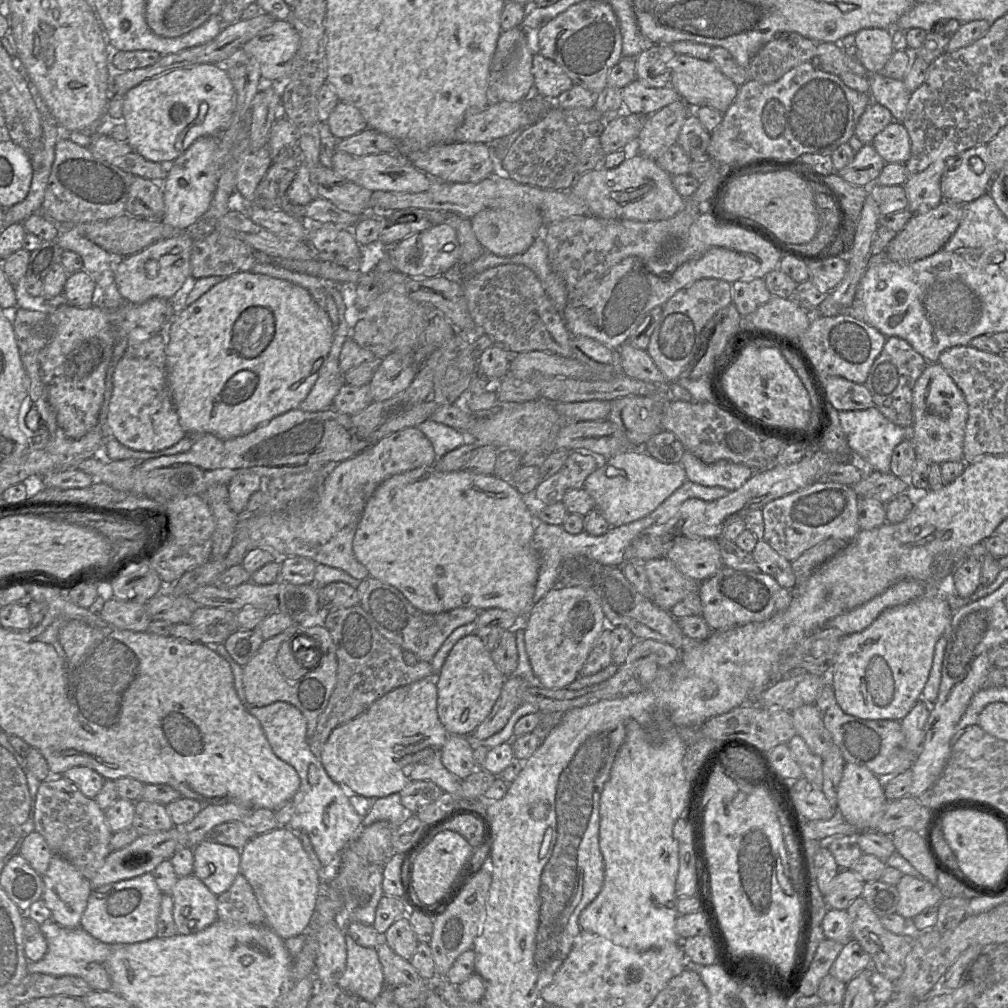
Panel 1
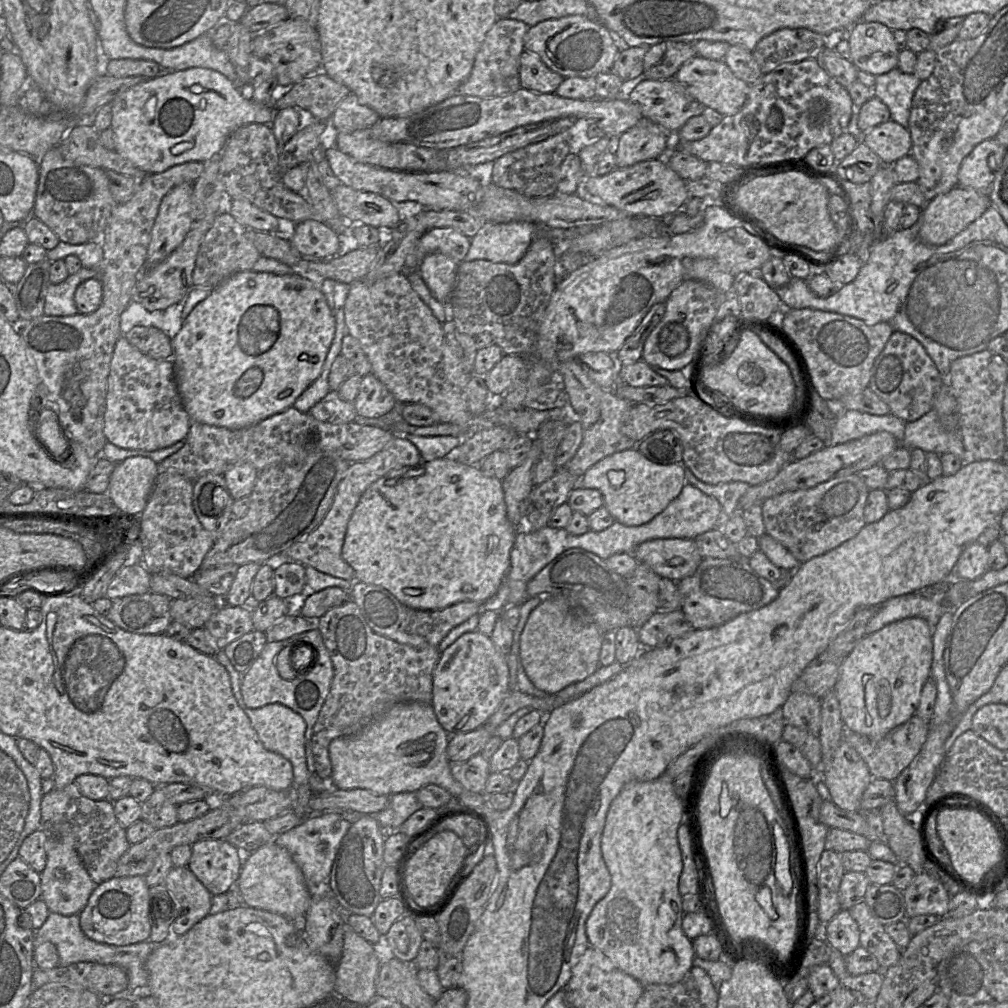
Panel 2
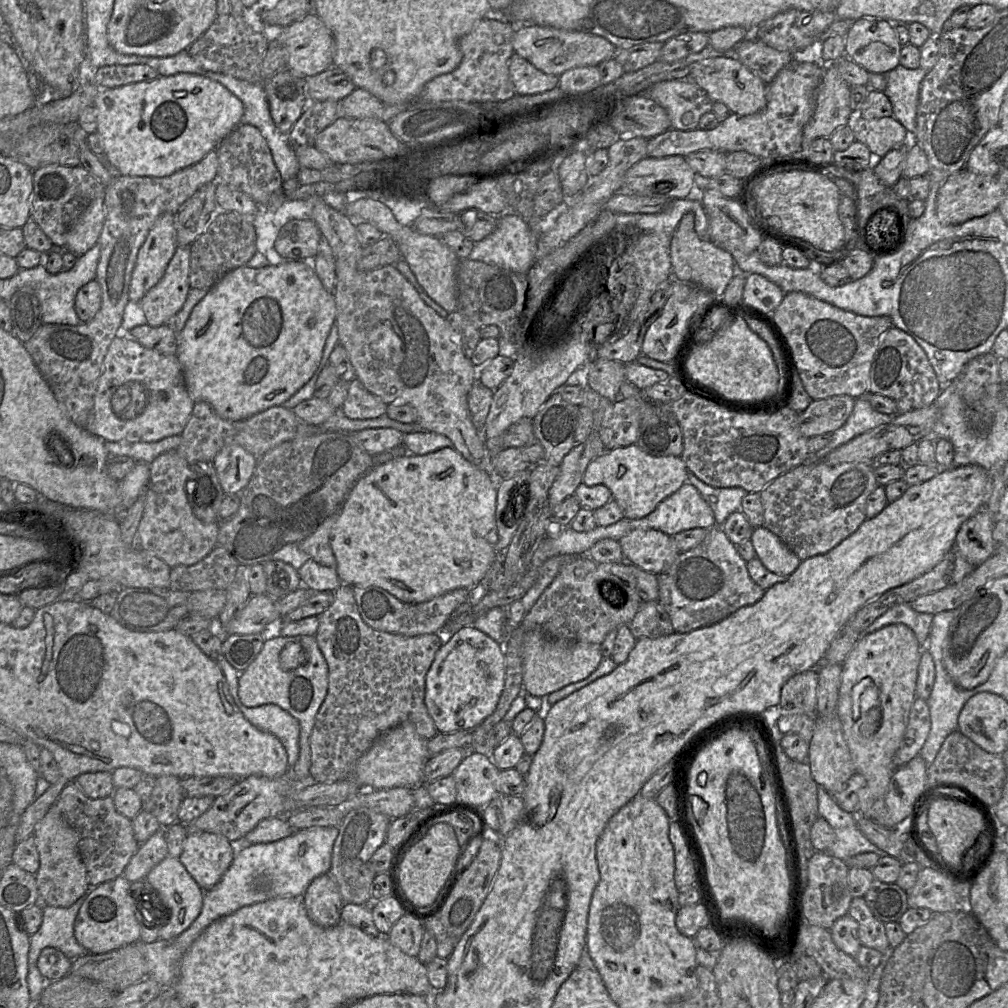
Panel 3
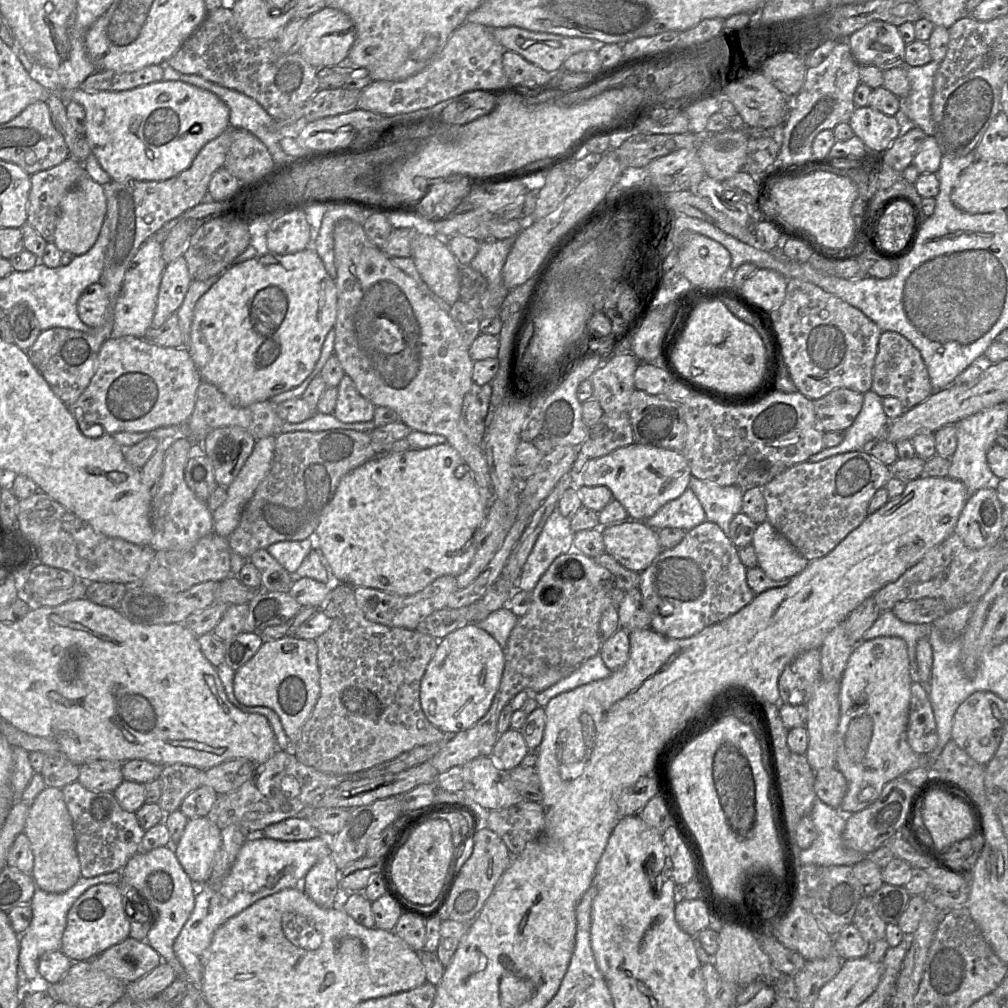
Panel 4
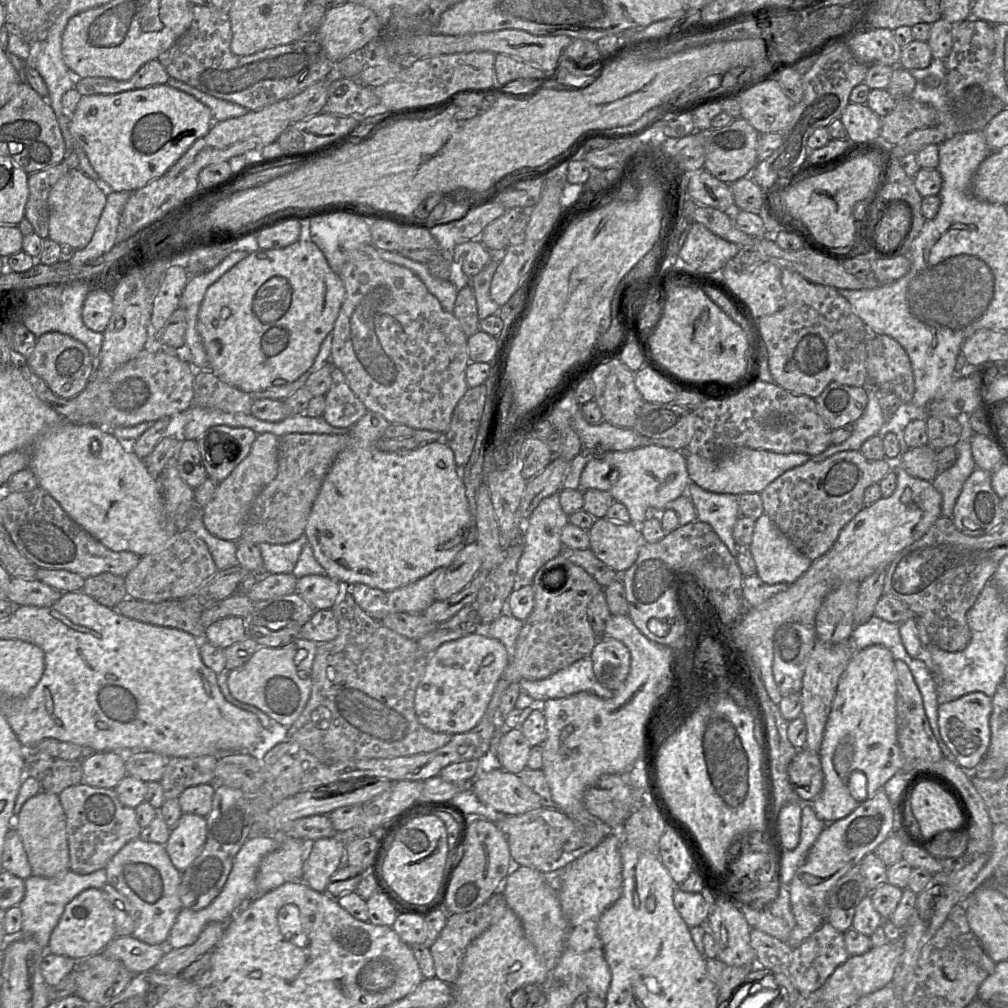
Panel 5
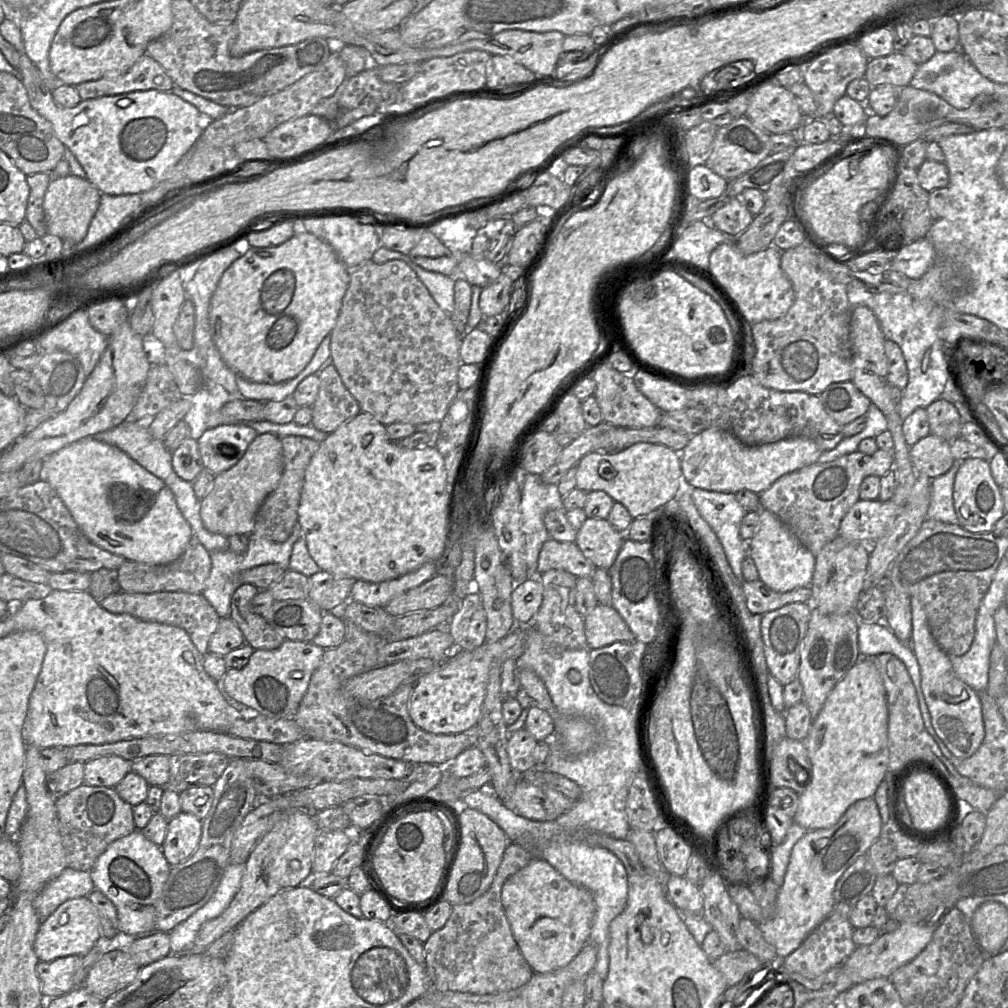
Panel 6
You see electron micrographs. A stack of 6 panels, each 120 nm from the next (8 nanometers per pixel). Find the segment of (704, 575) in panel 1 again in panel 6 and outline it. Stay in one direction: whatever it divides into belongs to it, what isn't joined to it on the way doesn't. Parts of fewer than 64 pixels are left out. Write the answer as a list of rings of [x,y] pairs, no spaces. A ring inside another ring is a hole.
[[[587,518],[577,530],[575,543],[597,568],[608,571],[615,562],[624,539],[625,535],[616,530],[607,519]]]

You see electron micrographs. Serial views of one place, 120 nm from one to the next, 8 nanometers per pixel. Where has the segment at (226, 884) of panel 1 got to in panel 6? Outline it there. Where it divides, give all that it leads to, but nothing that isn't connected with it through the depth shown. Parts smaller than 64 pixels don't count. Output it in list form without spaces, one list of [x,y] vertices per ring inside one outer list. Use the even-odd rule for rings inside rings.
[[[181,811],[168,821],[162,852],[171,866],[188,859],[196,850],[202,833],[202,820]]]

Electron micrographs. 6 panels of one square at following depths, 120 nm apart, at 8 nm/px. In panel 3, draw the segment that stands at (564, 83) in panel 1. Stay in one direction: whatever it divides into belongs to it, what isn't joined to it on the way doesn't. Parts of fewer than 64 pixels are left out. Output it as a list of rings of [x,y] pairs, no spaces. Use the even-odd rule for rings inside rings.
[[[514,53],[509,59],[509,73],[516,93],[538,94],[558,86],[559,77],[547,74]]]

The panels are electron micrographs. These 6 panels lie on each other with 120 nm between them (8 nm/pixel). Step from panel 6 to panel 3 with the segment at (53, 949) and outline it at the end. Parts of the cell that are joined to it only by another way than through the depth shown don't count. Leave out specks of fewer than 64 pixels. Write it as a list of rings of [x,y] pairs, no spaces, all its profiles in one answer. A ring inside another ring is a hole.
[[[122,875],[98,885],[85,898],[75,919],[74,934],[89,954],[104,954],[140,940],[137,903],[130,887],[131,883]]]

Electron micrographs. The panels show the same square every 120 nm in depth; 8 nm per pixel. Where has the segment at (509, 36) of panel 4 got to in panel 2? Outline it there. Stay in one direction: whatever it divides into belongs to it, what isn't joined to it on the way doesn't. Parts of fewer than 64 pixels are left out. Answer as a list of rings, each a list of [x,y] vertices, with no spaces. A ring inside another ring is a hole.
[[[568,15],[547,19],[528,29],[524,46],[539,55],[553,71],[567,77],[596,77],[600,72],[610,71],[620,53],[610,30],[596,18],[584,15]]]

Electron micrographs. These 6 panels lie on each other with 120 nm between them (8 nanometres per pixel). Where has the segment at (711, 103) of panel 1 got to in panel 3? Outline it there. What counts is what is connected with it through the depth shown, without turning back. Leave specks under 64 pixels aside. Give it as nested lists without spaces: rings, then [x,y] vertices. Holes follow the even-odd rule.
[[[734,55],[714,56],[696,63],[688,79],[703,89],[713,102],[725,104],[731,113],[747,116],[758,113],[766,107],[767,84]]]

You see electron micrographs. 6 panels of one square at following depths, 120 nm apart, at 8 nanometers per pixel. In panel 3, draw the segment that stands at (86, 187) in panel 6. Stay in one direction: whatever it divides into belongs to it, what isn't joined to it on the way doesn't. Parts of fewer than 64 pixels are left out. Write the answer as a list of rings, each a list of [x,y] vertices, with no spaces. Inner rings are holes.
[[[104,198],[91,201],[66,233],[65,249],[80,257],[98,242],[105,221]]]

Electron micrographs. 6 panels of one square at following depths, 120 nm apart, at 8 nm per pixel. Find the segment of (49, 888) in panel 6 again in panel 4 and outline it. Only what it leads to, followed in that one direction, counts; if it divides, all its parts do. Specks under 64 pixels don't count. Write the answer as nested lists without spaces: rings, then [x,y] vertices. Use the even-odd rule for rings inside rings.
[[[121,871],[102,874],[93,878],[80,877],[77,883],[63,893],[49,893],[36,888],[29,903],[33,917],[26,932],[19,936],[20,952],[18,965],[18,978],[20,979],[21,994],[35,992],[35,987],[41,983],[39,980],[38,961],[40,957],[50,951],[61,951],[62,937],[67,925],[67,915],[74,902],[90,887],[98,884],[115,884],[122,882]]]

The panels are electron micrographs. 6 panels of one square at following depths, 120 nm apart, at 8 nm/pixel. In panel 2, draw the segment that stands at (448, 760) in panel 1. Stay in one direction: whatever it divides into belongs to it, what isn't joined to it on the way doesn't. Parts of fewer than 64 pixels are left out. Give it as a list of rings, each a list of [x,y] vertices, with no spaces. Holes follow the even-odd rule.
[[[479,753],[465,762],[451,763],[451,773],[467,790],[485,793],[486,781],[491,773],[490,763]]]

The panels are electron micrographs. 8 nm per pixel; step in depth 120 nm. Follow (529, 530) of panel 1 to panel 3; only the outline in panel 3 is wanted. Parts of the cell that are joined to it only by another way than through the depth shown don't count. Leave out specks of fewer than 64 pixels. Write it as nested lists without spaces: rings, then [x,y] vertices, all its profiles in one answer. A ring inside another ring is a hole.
[[[445,447],[425,455],[403,453],[396,458],[373,467],[361,476],[350,489],[344,502],[337,512],[337,519],[330,533],[330,545],[336,558],[336,572],[342,584],[358,587],[379,587],[405,603],[427,602],[449,591],[465,588],[475,592],[476,587],[485,577],[487,571],[498,555],[495,545],[498,541],[496,529],[497,480],[490,470],[475,465],[465,459],[453,447]]]

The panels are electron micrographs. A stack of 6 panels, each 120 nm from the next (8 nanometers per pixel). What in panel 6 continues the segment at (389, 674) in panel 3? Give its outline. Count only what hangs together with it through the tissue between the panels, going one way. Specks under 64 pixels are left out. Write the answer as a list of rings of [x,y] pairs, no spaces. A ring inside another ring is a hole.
[[[343,620],[343,621],[345,622],[345,628],[346,628],[344,641],[337,647],[325,649],[321,662],[313,672],[312,677],[310,679],[310,683],[308,685],[308,689],[298,706],[296,713],[294,714],[294,720],[303,729],[306,737],[310,737],[312,739],[317,739],[317,740],[329,741],[329,742],[340,742],[345,745],[356,747],[367,754],[378,754],[387,758],[402,760],[412,764],[429,763],[429,764],[439,765],[441,767],[447,766],[465,749],[471,746],[476,746],[475,728],[473,731],[464,731],[458,734],[432,734],[420,729],[414,724],[414,722],[409,716],[408,701],[415,684],[401,684],[391,695],[376,700],[361,699],[347,693],[344,690],[344,682],[356,675],[362,674],[377,667],[381,667],[382,665],[378,665],[378,650],[380,649],[381,646],[384,645],[384,640],[395,640],[395,639],[383,639],[374,633],[369,633],[364,631],[363,629],[359,628],[349,620]]]

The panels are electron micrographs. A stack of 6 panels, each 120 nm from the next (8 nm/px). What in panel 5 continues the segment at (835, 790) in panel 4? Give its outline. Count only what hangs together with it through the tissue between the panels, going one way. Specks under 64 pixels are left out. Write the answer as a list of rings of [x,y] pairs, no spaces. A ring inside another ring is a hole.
[[[798,749],[788,766],[789,783],[797,798],[811,802],[822,790],[824,774],[818,754]]]

